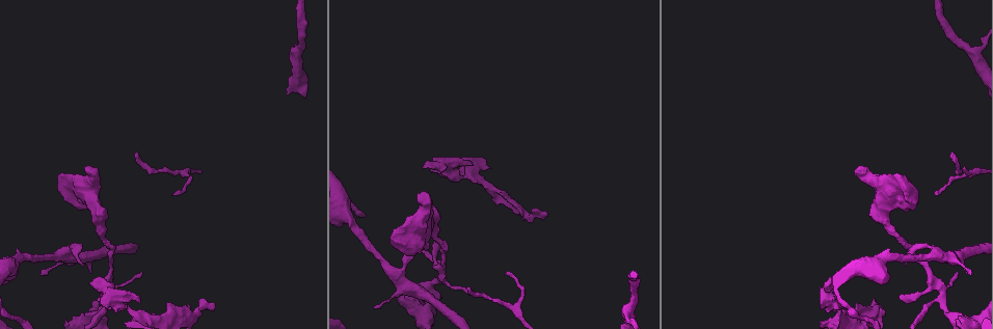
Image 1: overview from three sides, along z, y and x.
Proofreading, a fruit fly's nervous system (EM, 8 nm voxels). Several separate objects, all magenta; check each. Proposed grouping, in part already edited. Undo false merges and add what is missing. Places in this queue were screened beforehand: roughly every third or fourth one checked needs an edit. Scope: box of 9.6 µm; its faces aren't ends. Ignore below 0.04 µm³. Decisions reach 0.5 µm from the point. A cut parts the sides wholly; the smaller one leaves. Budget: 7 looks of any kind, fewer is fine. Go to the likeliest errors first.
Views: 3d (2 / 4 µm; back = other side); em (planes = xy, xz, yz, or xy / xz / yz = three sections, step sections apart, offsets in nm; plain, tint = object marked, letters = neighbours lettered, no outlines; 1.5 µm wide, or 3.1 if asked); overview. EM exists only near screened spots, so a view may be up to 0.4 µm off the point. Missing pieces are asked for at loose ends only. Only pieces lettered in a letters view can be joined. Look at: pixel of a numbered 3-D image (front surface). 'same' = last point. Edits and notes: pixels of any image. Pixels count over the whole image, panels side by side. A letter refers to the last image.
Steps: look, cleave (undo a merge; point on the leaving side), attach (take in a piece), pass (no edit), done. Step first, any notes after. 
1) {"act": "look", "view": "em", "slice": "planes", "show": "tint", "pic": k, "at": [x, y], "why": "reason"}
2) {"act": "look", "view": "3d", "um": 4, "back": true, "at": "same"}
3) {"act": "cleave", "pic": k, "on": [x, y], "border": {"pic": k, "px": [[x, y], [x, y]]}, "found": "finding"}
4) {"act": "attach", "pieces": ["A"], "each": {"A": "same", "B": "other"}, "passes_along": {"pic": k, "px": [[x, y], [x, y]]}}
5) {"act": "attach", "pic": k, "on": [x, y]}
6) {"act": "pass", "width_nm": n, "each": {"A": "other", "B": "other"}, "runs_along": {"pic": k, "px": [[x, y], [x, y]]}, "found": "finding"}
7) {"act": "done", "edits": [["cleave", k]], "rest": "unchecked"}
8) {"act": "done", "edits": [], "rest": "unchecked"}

{"act": "look", "view": "em", "slice": "planes", "show": "letters", "pic": 1, "at": [858, 168], "why": "thick end"}

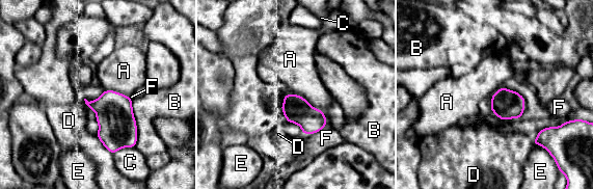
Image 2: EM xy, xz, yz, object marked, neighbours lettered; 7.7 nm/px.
{"act": "pass", "each": {"A": "other", "B": "other", "C": "other", "D": "other", "E": "other", "F": "other"}, "border": {"pic": 2, "px": [[289, 92], [319, 108], [325, 127]]}, "found": "none of them fits"}

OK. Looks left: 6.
{"act": "look", "view": "em", "slice": "planes", "show": "letters", "pic": 1, "at": [43, 275], "why": "an open end"}

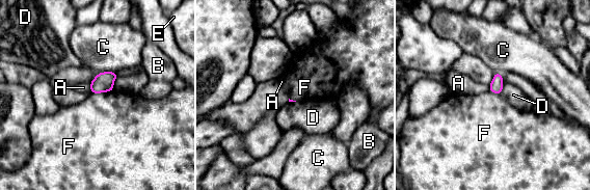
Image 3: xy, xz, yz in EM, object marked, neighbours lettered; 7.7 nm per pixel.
{"act": "pass", "each": {"A": "other", "B": "other", "C": "other", "D": "other", "E": "other", "F": "other"}, "border": {"pic": 3, "px": [[114, 89], [89, 93]]}, "found": "no lettered piece goes on from it"}

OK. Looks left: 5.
{"act": "look", "view": "em", "slice": "planes", "show": "letters", "pic": 1, "at": [140, 274], "why": "an open end"}

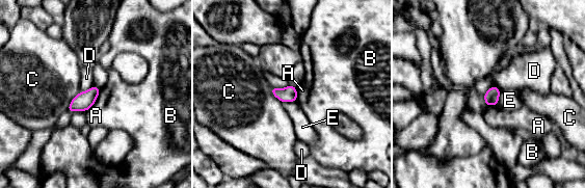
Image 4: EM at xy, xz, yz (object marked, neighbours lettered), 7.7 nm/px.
{"act": "pass", "each": {"A": "other", "B": "other", "C": "other", "D": "other", "E": "other"}, "border": {"pic": 4, "px": [[101, 89], [96, 102], [85, 111]]}, "found": "none of them fits"}

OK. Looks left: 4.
{"act": "done", "edits": [], "rest": "unchecked"}

